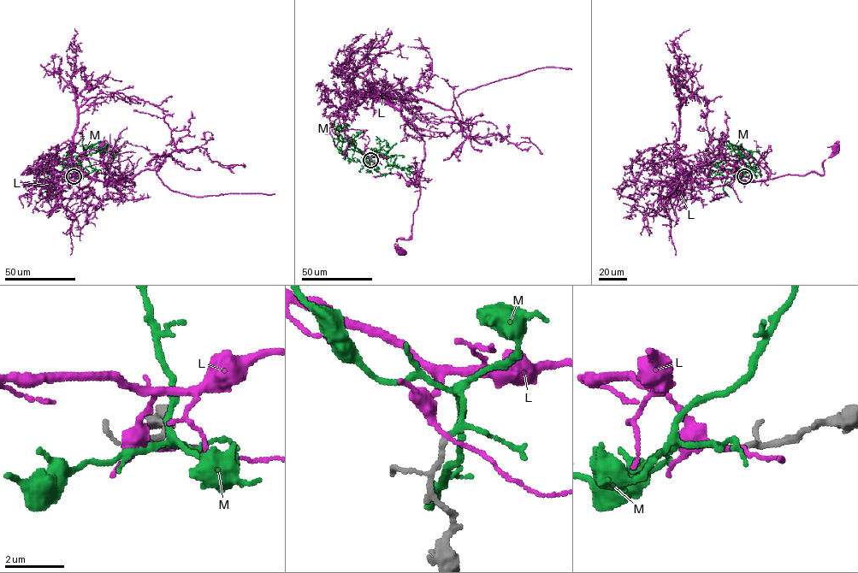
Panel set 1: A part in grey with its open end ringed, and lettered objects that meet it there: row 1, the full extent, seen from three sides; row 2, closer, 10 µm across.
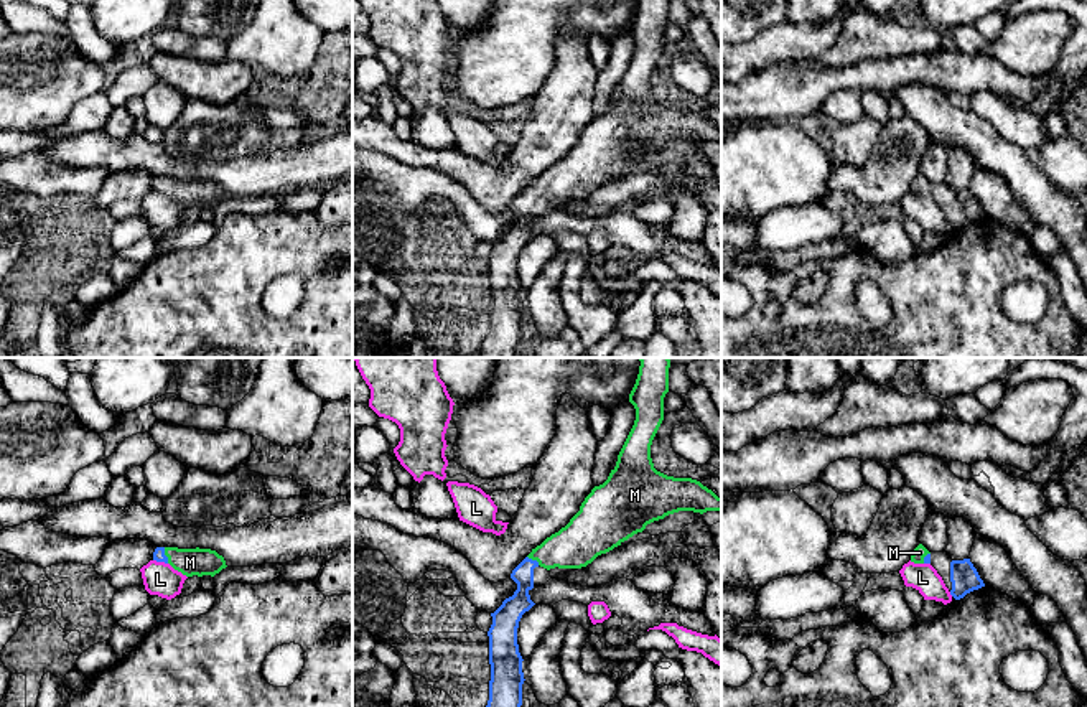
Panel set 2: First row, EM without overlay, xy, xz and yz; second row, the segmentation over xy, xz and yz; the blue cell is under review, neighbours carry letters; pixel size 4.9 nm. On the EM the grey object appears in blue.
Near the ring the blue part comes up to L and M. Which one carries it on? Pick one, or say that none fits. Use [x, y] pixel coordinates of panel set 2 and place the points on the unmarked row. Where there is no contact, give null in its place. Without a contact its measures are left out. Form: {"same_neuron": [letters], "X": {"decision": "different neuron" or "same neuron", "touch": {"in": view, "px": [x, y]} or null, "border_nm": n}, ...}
{"same_neuron": ["M"], "L": {"decision": "different neuron", "touch": {"in": "xy", "px": [160, 191]}, "border_nm": 80}, "M": {"decision": "same neuron", "touch": {"in": "xy", "px": [165, 187]}, "border_nm": 80}}

